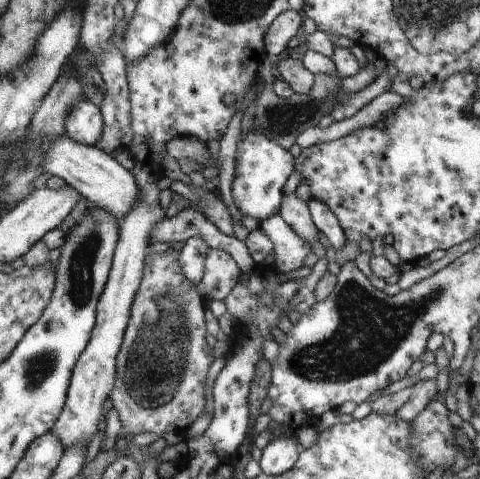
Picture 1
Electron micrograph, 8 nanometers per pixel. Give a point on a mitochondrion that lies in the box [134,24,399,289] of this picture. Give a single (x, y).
(293, 115)

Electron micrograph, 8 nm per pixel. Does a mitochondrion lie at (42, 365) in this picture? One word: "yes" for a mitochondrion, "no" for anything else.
yes

